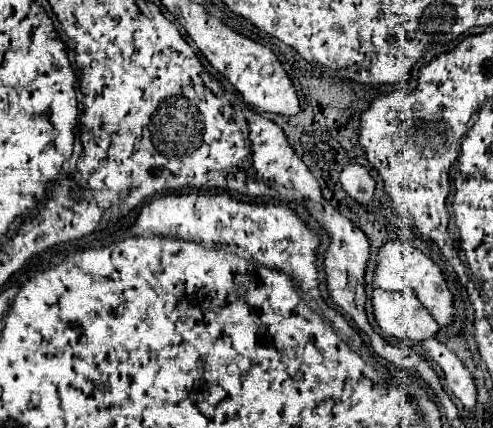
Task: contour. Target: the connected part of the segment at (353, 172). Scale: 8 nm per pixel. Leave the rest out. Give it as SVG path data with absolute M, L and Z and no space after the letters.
M346 165L340 173L340 183L342 183L344 191L362 205L366 205L374 195L376 181L368 173L368 169L364 169L360 165Z

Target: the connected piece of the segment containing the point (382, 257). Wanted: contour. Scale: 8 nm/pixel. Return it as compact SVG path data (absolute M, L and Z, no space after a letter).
M384 241L384 245L378 251L372 285L386 289L386 291L402 291L402 289L410 287L412 291L416 291L418 301L430 311L430 315L436 319L436 323L440 327L446 327L450 323L450 319L454 317L452 293L446 287L440 267L430 257L426 257L422 251L418 251L416 247L412 247L406 241L402 241L402 243L400 241Z

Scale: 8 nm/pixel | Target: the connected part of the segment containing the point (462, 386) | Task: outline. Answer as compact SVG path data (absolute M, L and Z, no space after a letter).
M434 337L422 341L422 349L428 357L444 371L446 387L464 403L464 407L474 407L476 403L476 387L470 371L462 365L462 361L440 341Z

